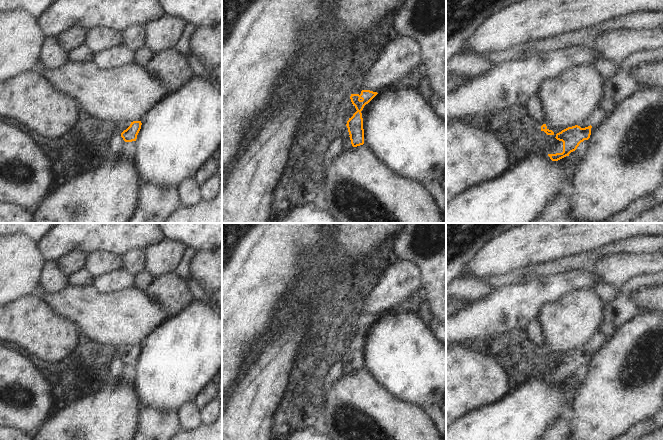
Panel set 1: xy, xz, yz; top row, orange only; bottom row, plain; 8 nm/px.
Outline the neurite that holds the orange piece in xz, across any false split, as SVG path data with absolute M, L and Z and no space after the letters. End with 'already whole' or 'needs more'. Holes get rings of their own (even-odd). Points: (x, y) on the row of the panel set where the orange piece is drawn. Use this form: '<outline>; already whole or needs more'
M362 90L361 94L351 94L350 99L356 108L356 112L343 126L341 134L342 151L364 144L363 118L361 111L378 93L370 90Z; needs more

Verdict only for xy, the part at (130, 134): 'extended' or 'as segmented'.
extended

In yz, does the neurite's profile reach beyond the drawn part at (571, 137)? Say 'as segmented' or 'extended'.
extended

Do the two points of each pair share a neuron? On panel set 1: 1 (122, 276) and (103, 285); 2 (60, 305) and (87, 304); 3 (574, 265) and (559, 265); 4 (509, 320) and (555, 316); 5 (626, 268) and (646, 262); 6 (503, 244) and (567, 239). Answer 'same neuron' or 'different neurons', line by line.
1: same neuron
2: same neuron
3: same neuron
4: different neurons
5: same neuron
6: same neuron

